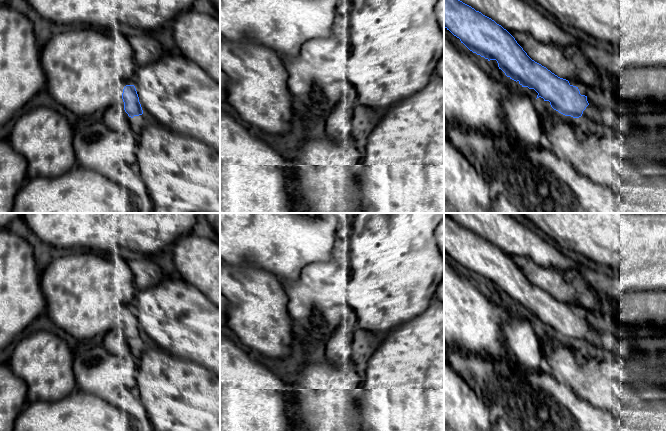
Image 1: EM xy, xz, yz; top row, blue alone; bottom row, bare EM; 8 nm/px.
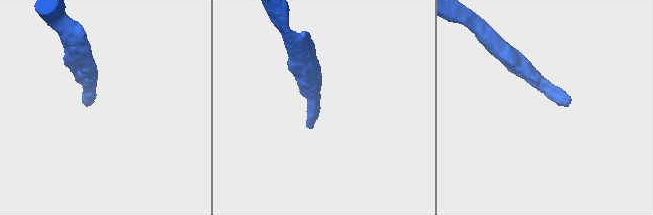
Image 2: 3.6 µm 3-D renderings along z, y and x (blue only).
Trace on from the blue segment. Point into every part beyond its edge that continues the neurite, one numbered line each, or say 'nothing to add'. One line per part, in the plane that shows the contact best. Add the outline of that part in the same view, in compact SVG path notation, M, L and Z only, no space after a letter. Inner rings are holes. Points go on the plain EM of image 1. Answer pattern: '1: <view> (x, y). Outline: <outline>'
1: xy (115, 342). Outline: M112 329L103 338L103 346L110 353L117 357L126 355L130 349L131 341L119 329Z

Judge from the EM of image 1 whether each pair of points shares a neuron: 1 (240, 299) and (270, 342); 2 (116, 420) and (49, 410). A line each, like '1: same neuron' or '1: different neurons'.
1: same neuron
2: same neuron

